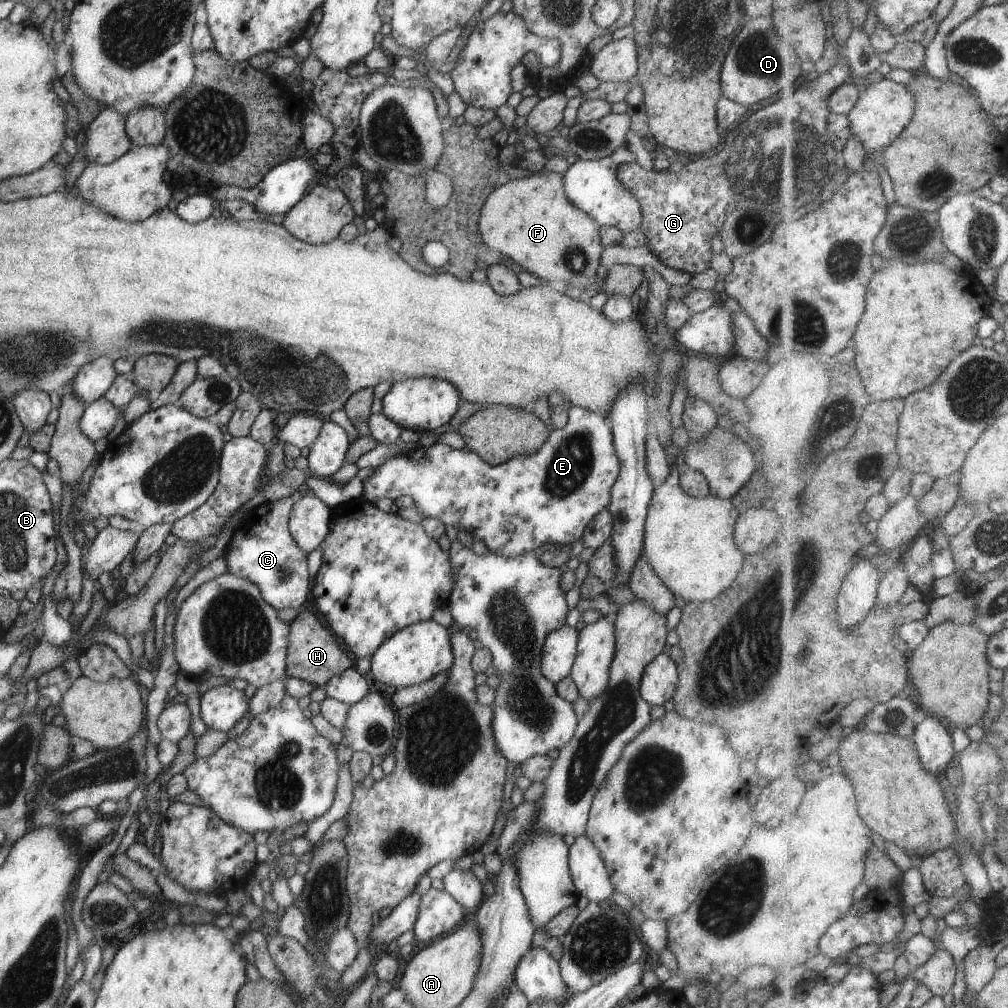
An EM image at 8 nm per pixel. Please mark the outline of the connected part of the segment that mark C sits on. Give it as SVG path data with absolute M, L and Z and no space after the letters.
M289 495L261 503L245 513L232 528L222 554L226 572L255 584L261 598L277 611L281 608L299 608L309 592L306 554L295 544L288 531L289 511L296 499Z

